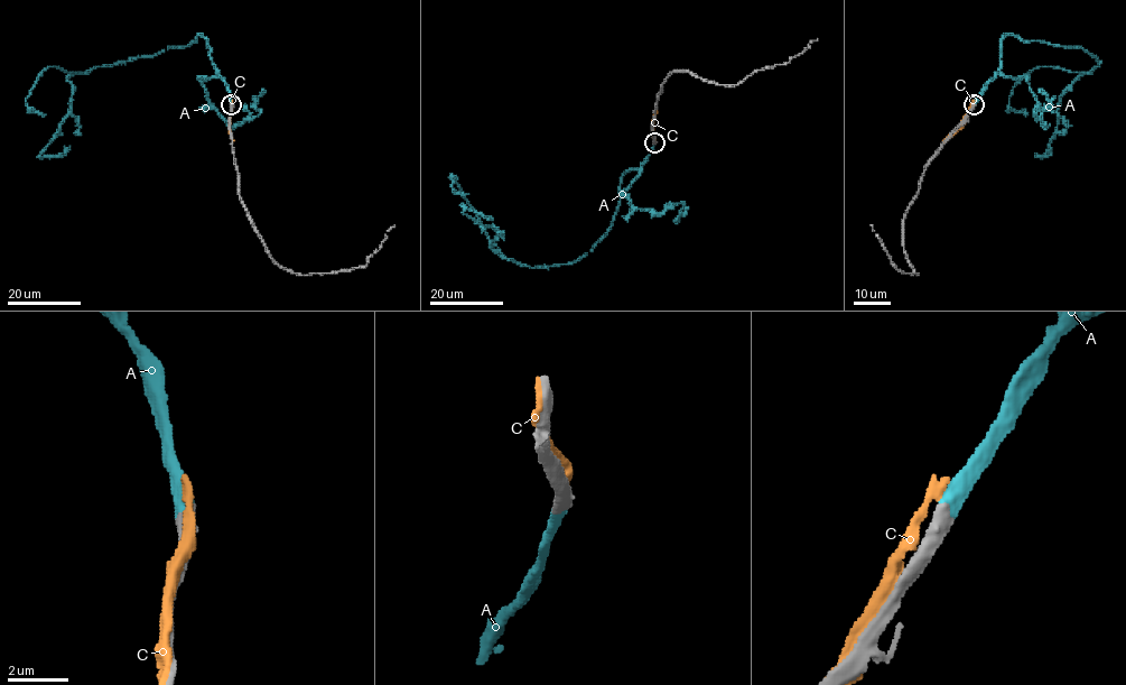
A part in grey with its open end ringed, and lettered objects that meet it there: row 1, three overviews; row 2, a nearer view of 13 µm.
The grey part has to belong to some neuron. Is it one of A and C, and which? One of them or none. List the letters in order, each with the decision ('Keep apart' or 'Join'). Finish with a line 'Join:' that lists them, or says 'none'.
A: Join
C: Keep apart
Join: A

